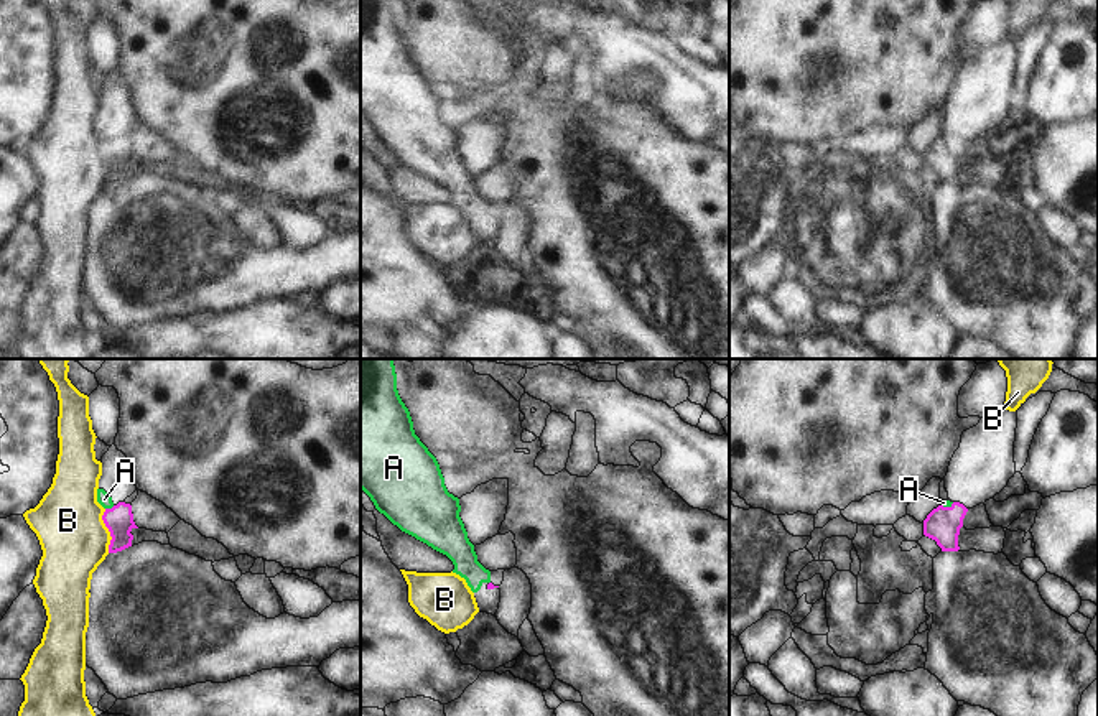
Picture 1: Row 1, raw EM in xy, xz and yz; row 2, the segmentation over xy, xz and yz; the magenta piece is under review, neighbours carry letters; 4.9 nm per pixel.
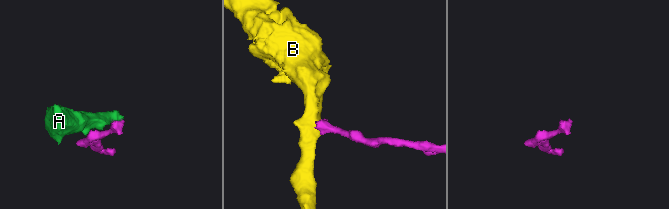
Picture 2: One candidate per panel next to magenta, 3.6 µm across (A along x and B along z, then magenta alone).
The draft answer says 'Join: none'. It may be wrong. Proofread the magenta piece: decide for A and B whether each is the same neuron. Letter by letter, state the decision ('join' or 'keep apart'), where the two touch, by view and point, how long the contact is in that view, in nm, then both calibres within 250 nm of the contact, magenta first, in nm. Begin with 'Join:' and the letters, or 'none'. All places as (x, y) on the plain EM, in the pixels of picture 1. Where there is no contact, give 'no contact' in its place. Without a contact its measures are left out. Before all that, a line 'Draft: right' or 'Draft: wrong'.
Draft: right
Join: none
A: keep apart | xy (109, 140) | 50 nm | 140/70 nm
B: keep apart | xy (109, 162) | 220 nm | 140/340 nm

